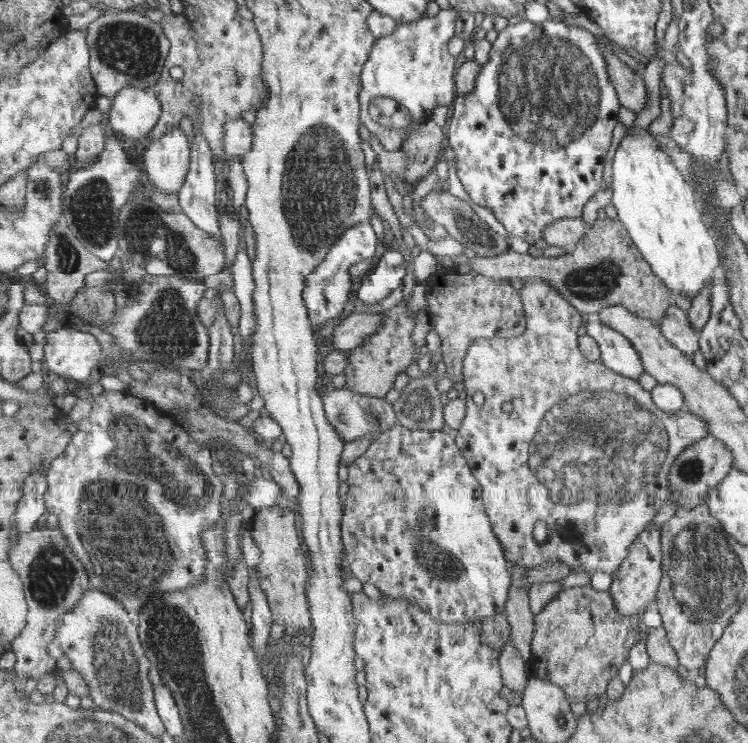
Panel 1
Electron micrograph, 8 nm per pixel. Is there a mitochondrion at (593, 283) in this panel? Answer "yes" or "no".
yes

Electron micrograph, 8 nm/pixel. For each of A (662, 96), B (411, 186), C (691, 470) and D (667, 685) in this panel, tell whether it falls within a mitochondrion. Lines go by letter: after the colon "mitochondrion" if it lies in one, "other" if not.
A: other
B: other
C: mitochondrion
D: other

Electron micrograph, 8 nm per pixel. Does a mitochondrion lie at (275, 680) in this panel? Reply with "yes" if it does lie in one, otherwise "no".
no

